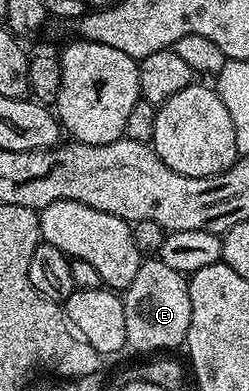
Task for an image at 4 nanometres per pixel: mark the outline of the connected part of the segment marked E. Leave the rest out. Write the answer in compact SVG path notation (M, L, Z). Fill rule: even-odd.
M161 257L143 258L132 285L124 291L124 321L126 342L138 351L166 353L169 347L181 348L186 342L188 325L192 317L190 285L183 272L164 265Z

